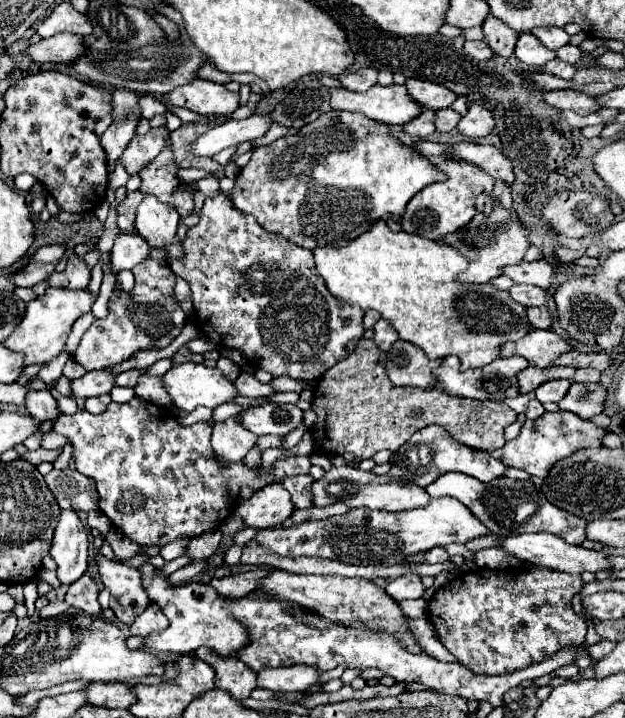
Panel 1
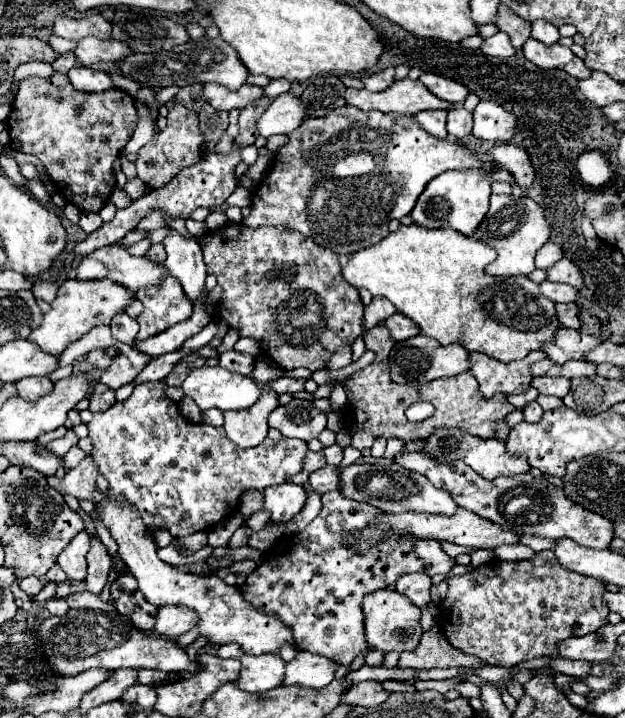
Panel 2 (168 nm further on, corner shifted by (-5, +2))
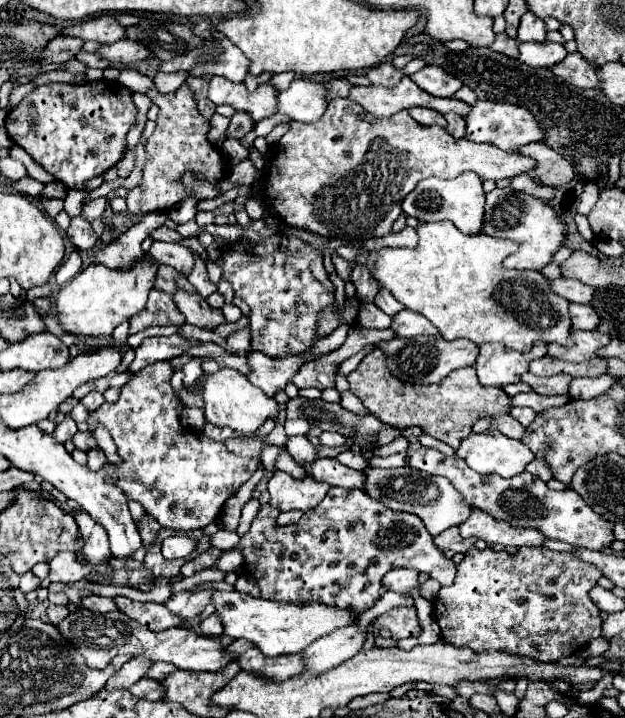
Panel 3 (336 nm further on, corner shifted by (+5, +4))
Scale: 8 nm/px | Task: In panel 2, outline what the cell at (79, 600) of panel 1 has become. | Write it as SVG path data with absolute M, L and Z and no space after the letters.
M92 537L92 549L88 553L88 577L84 581L84 591L100 595L106 585L110 567L112 567L112 561L110 561L108 549L104 547L104 543L100 543L100 539Z

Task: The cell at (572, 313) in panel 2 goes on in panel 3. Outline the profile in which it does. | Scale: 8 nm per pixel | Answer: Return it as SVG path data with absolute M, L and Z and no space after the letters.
M570 305L570 313L572 313L572 323L574 329L596 329L600 323L600 317L596 315L596 311L590 305Z

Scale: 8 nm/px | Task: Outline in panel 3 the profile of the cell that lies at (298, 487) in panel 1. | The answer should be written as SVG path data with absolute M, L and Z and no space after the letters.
M318 459L312 465L312 475L318 481L330 483L334 487L350 487L350 489L364 489L366 473L350 469L336 459Z

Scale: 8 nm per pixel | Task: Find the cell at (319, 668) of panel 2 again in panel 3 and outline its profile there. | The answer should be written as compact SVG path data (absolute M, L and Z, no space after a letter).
M352 623L348 627L328 633L326 637L316 639L310 647L302 651L306 671L322 673L322 671L328 671L328 667L336 667L344 663L346 659L354 657L362 649L362 645L366 643L366 637L368 633L360 629L358 623Z

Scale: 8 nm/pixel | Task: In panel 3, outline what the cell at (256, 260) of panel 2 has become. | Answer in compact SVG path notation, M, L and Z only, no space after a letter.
M272 235L258 243L238 241L234 247L228 247L226 253L230 253L230 261L226 263L222 257L222 265L226 265L224 279L232 283L234 293L242 297L250 307L252 351L264 353L268 357L288 357L308 351L314 345L314 327L318 313L334 303L334 285L322 265L322 255L308 243L286 235Z

